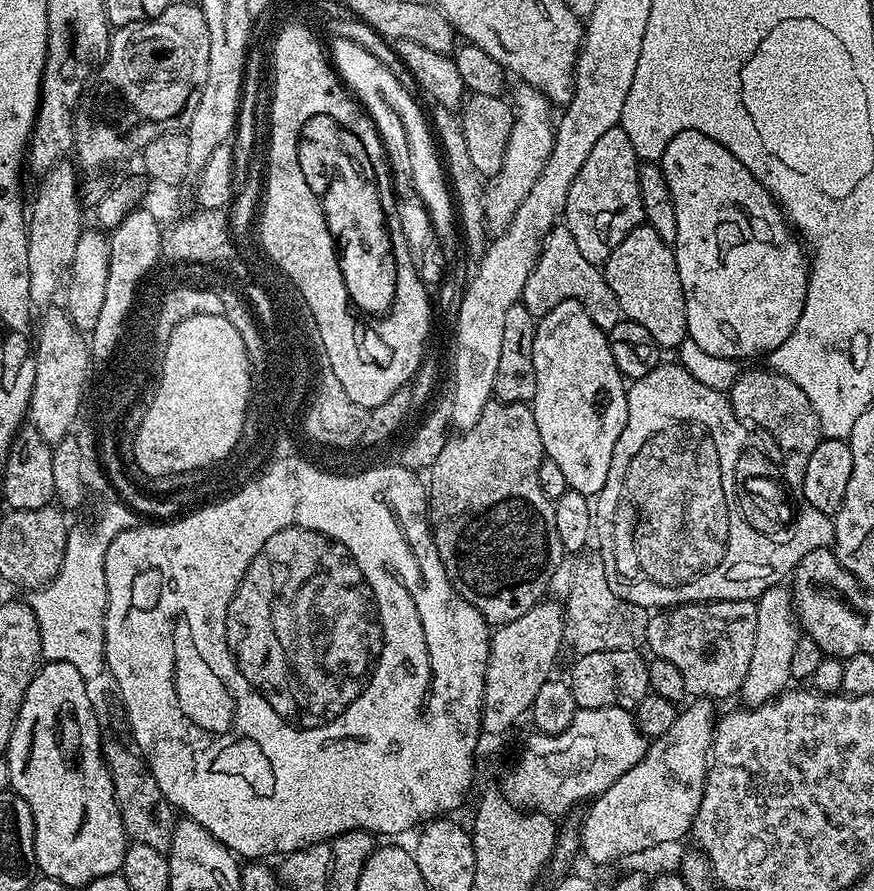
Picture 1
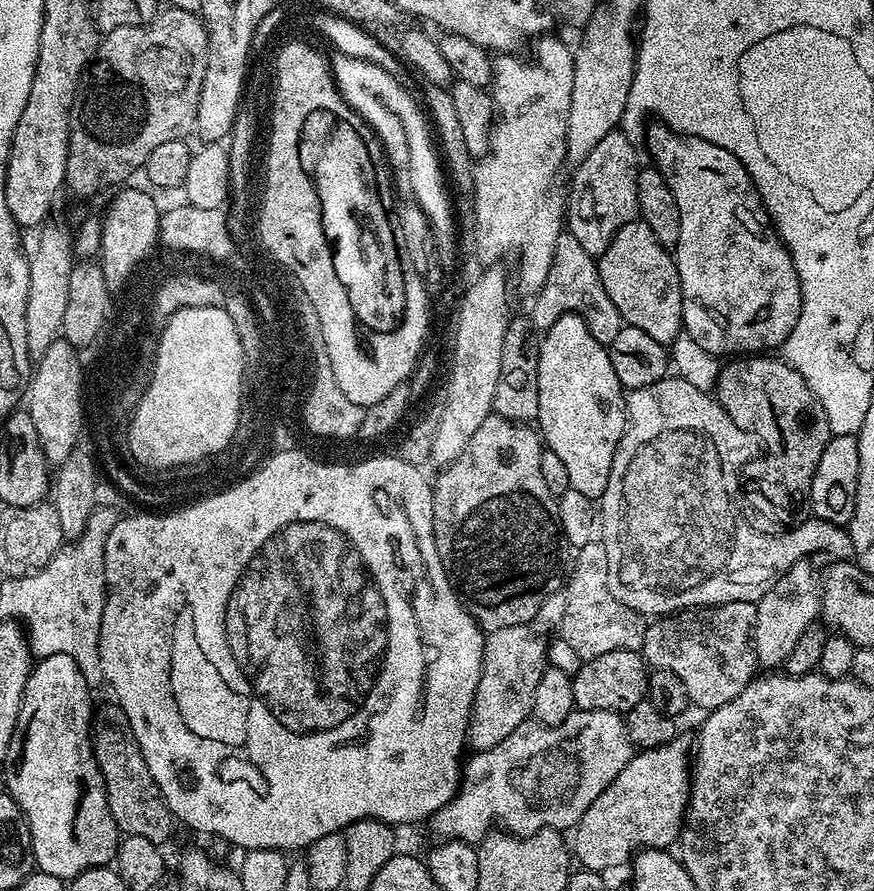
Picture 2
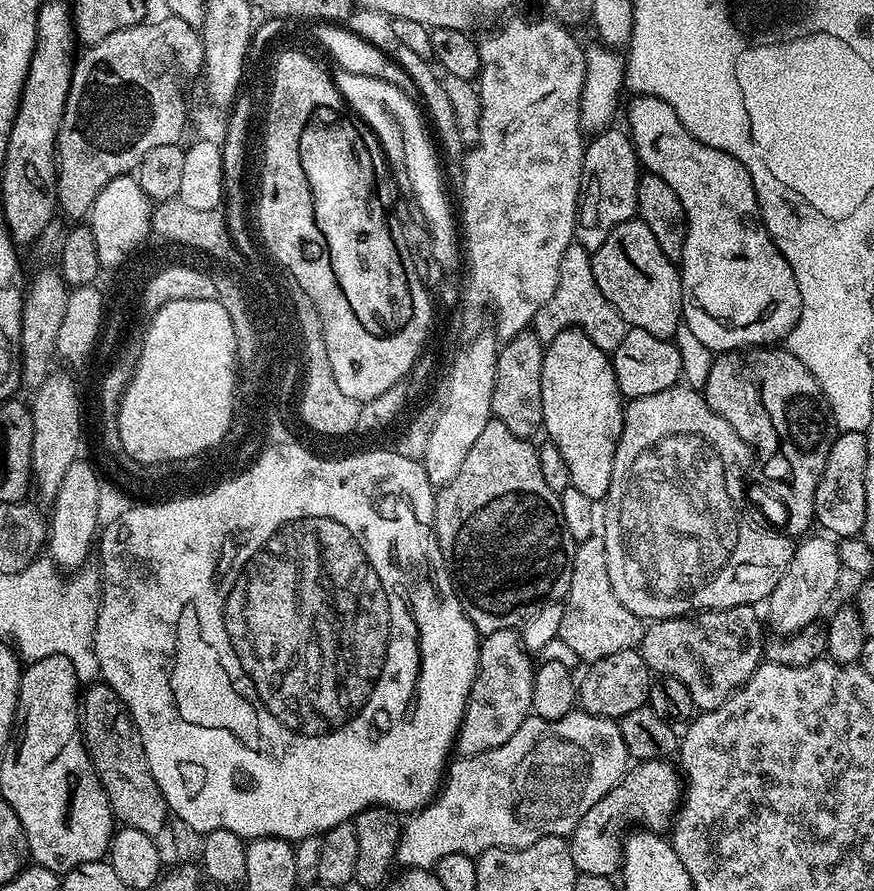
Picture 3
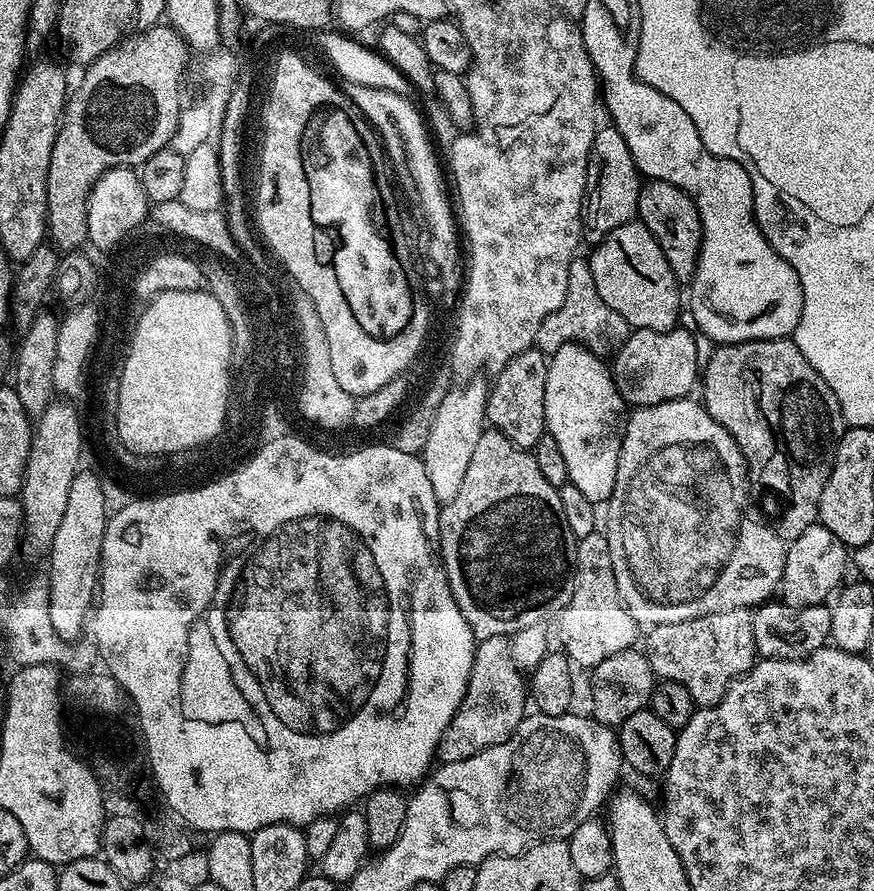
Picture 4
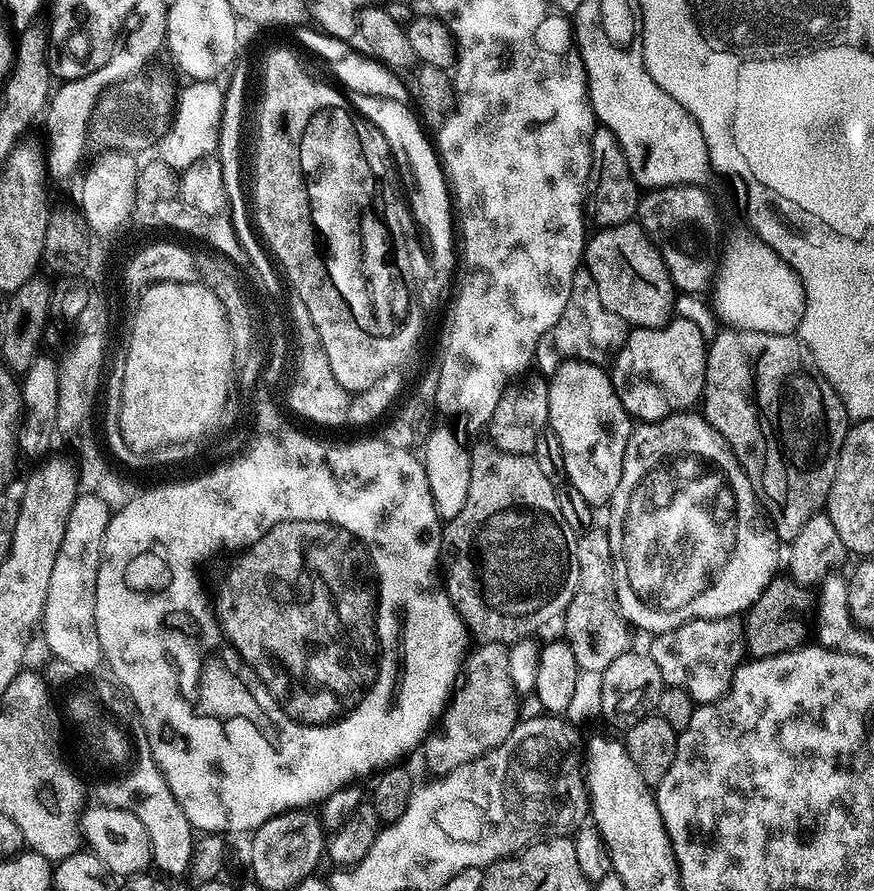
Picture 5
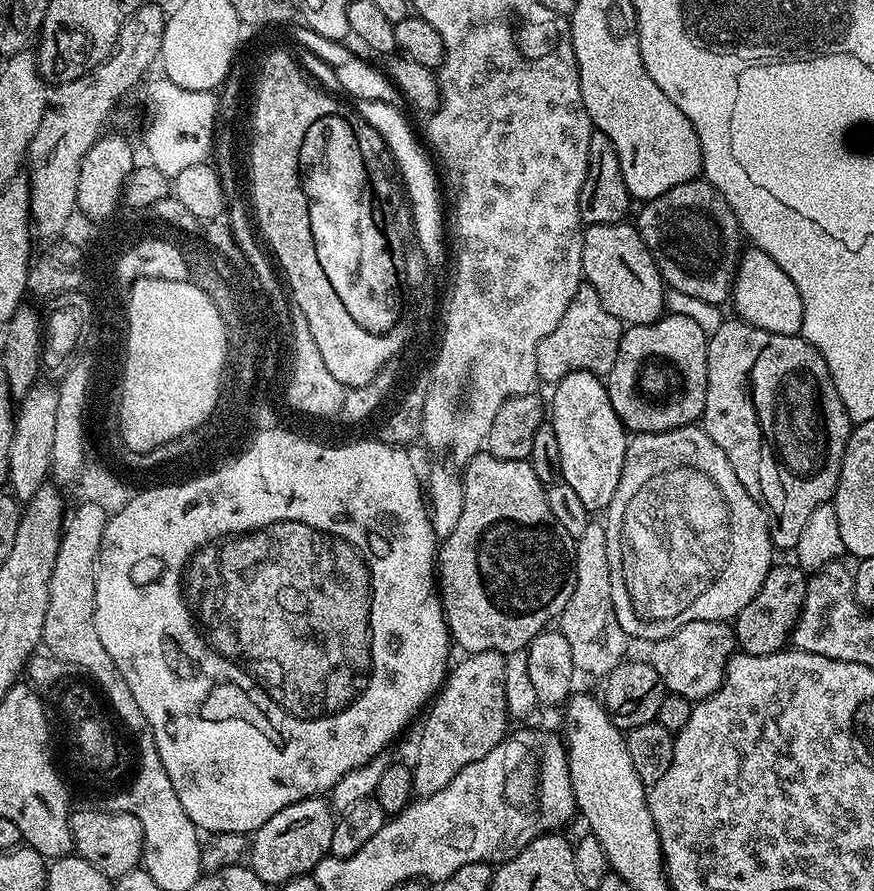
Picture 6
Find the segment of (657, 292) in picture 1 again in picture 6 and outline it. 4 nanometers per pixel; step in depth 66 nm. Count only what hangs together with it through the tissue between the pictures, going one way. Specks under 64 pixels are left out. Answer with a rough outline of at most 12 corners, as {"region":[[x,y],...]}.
{"region":[[632,222],[589,224],[582,276],[625,325],[666,312],[666,285]]}

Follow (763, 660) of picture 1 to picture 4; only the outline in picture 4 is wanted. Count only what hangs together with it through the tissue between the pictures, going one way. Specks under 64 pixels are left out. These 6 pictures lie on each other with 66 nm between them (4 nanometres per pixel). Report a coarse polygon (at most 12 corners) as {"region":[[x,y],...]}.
{"region":[[817,522],[787,545],[779,595],[825,603],[850,549]]}

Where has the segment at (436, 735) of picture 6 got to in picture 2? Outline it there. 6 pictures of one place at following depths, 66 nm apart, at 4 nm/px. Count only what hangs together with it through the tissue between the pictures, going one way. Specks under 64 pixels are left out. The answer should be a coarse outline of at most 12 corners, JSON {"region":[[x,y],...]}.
{"region":[[532,624],[485,635],[467,747],[485,752],[532,716],[550,664]]}

